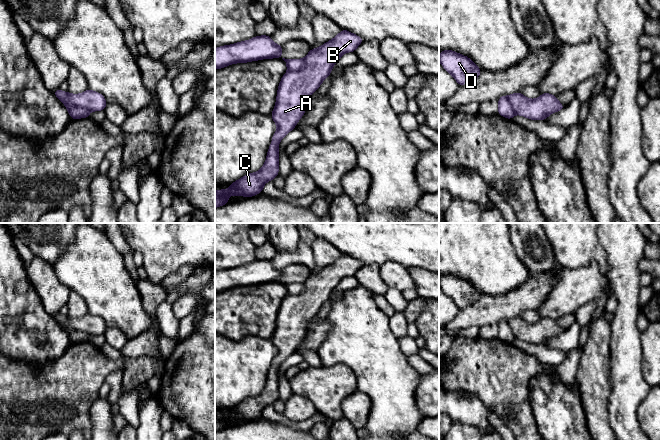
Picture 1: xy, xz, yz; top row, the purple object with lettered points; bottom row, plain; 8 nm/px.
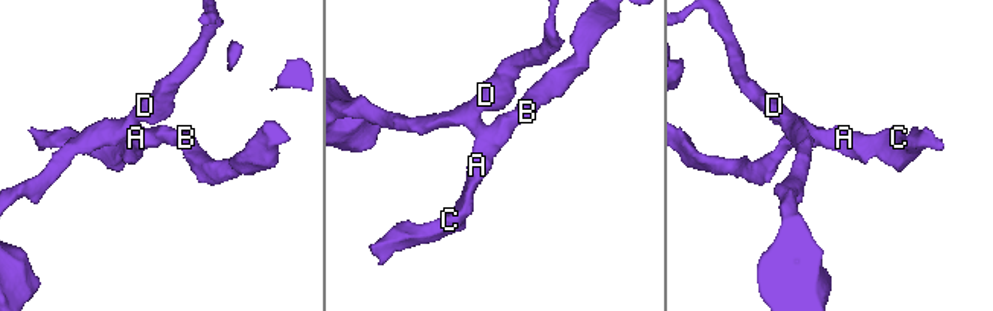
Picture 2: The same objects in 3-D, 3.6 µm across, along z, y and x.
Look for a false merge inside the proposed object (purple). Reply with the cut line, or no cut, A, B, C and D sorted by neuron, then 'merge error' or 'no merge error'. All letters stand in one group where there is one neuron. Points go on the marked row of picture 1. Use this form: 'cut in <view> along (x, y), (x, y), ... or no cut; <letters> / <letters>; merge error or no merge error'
cut in xy along (68, 95), (68, 101), (72, 105), (83, 107), (89, 112); A B C / D; merge error

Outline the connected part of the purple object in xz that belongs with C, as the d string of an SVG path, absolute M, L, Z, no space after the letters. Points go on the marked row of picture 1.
M342 29L332 40L316 49L311 48L304 58L305 65L302 69L288 71L283 75L277 90L276 105L271 114L277 130L264 165L259 171L247 174L230 184L229 189L216 190L215 208L227 204L230 195L251 197L261 193L264 184L278 175L279 143L302 118L307 98L330 76L337 60L347 52L354 52L362 42L361 37Z

